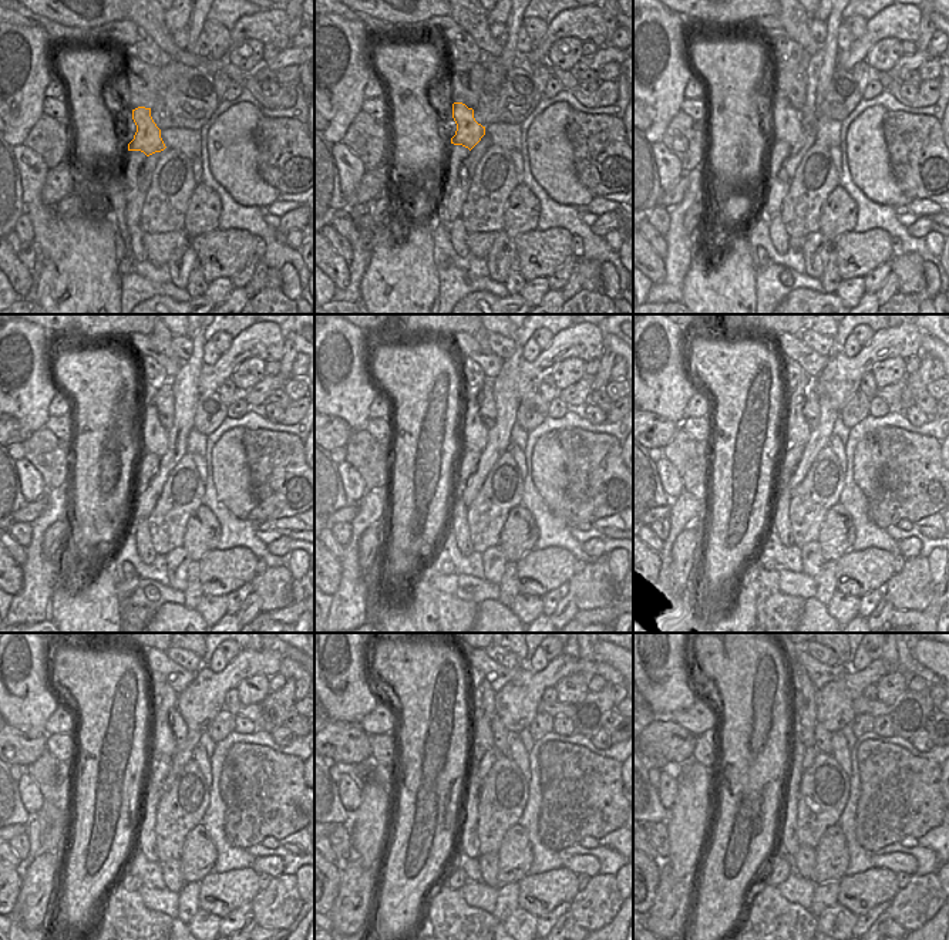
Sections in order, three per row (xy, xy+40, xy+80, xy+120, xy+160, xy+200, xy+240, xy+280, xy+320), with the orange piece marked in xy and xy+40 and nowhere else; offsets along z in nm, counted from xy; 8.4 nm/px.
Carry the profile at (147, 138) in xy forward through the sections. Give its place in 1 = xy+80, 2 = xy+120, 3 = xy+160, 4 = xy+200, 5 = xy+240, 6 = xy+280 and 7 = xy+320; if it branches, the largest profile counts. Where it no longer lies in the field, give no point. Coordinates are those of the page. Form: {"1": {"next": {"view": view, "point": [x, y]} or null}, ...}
{"1": {"next": {"view": "xy+80", "point": [787, 127]}}, "2": {"next": {"view": "xy+120", "point": [154, 438]}}, "3": {"next": {"view": "xy+160", "point": [474, 433]}}, "4": {"next": {"view": "xy+200", "point": [797, 431]}}, "5": {"next": {"view": "xy+240", "point": [162, 743]}}, "6": {"next": {"view": "xy+280", "point": [481, 717]}}, "7": {"next": {"view": "xy+320", "point": [804, 718]}}}

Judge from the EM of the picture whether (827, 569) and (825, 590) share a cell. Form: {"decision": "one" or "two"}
{"decision": "one"}

